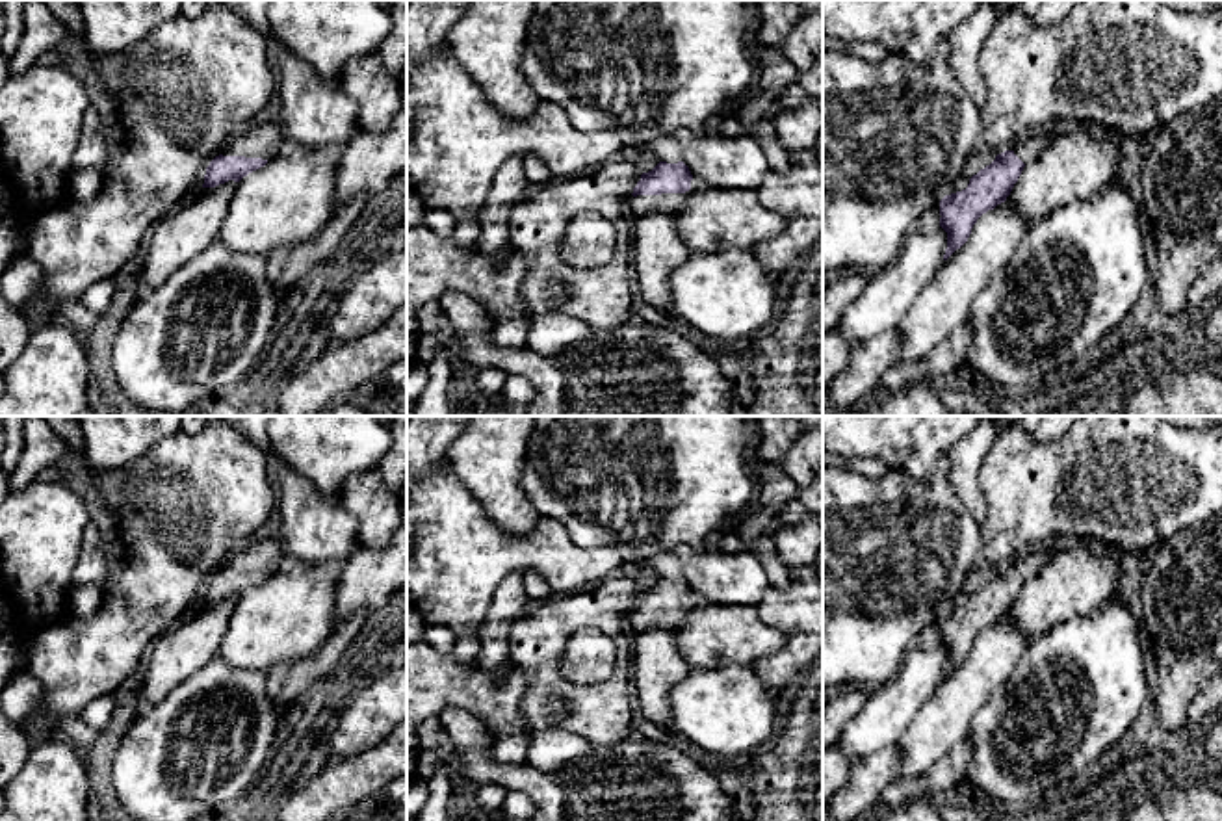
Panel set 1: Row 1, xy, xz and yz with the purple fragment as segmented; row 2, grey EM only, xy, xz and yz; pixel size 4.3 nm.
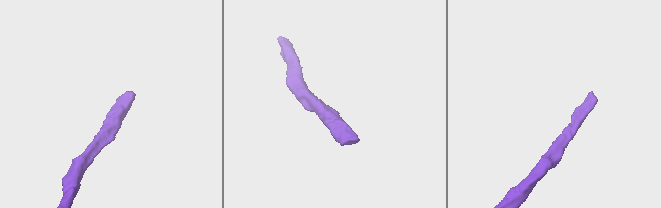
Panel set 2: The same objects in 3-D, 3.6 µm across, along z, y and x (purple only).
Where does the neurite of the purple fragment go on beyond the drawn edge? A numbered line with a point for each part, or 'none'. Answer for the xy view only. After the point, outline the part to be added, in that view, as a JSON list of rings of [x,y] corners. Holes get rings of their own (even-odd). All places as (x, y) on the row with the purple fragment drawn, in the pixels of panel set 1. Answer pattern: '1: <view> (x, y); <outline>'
1: xy (262, 140); [[[277,121],[256,123],[227,143],[221,154],[271,160],[284,141],[284,130]]]

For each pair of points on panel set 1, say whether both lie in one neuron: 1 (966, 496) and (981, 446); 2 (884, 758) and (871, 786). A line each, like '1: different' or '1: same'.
1: same
2: same

